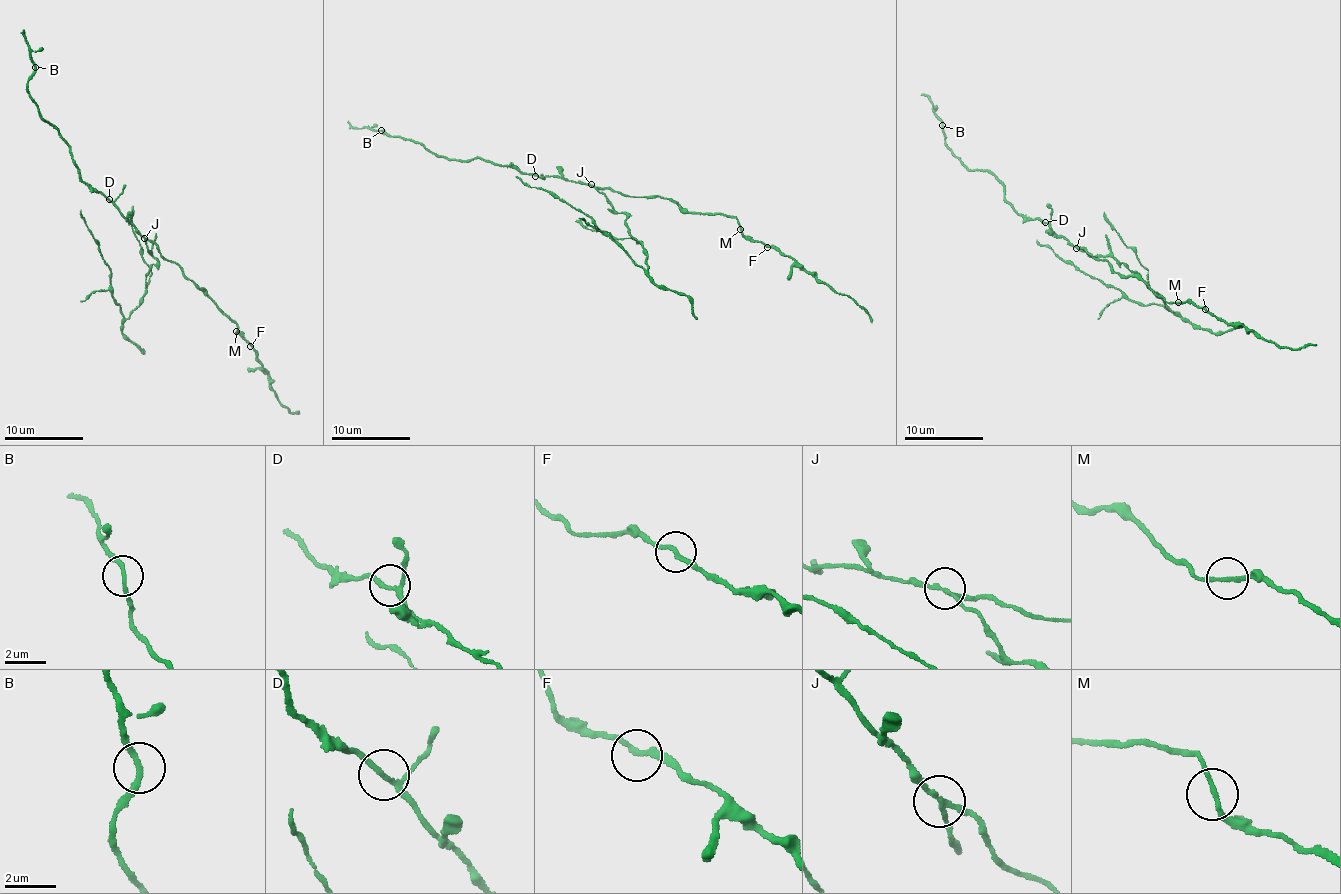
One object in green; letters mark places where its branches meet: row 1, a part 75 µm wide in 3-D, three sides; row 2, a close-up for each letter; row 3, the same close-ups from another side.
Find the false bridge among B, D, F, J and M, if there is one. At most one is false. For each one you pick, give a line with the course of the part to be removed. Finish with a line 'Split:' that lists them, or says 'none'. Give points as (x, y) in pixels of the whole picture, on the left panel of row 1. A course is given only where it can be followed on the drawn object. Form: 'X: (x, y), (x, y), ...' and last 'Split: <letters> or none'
J: (144, 238), (157, 262), (145, 275), (137, 305), (125, 317), (80, 209)
Split: J

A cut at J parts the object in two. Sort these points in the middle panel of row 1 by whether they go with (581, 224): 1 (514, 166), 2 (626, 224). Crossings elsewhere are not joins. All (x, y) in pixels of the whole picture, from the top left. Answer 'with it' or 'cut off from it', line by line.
1: cut off from it
2: with it

